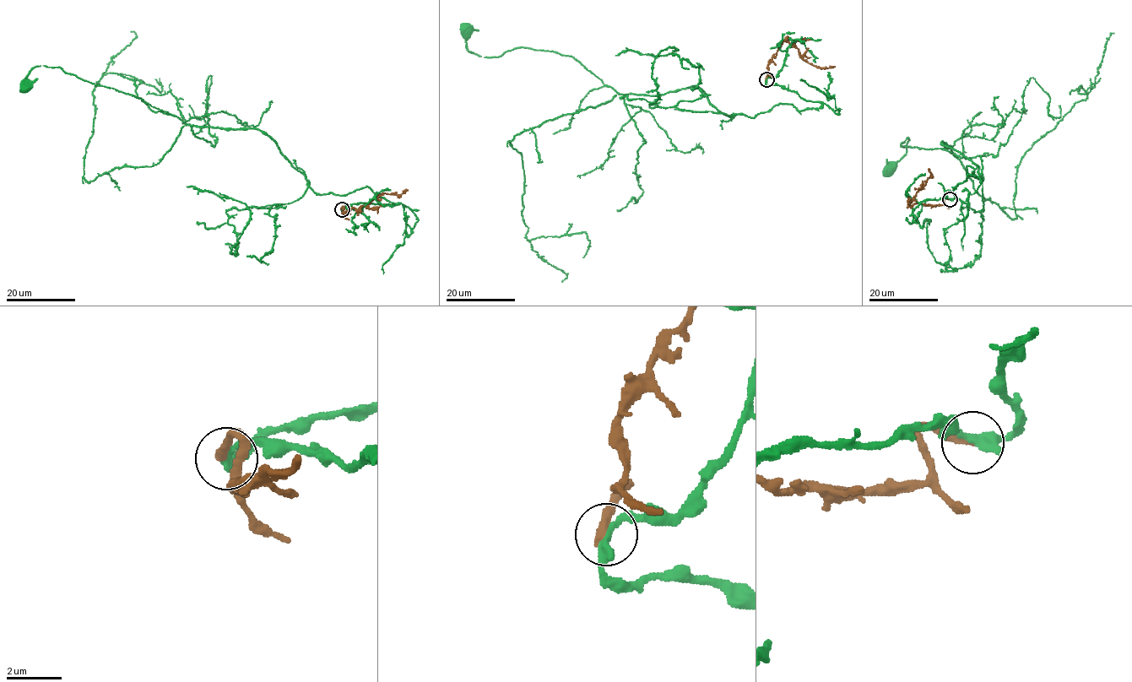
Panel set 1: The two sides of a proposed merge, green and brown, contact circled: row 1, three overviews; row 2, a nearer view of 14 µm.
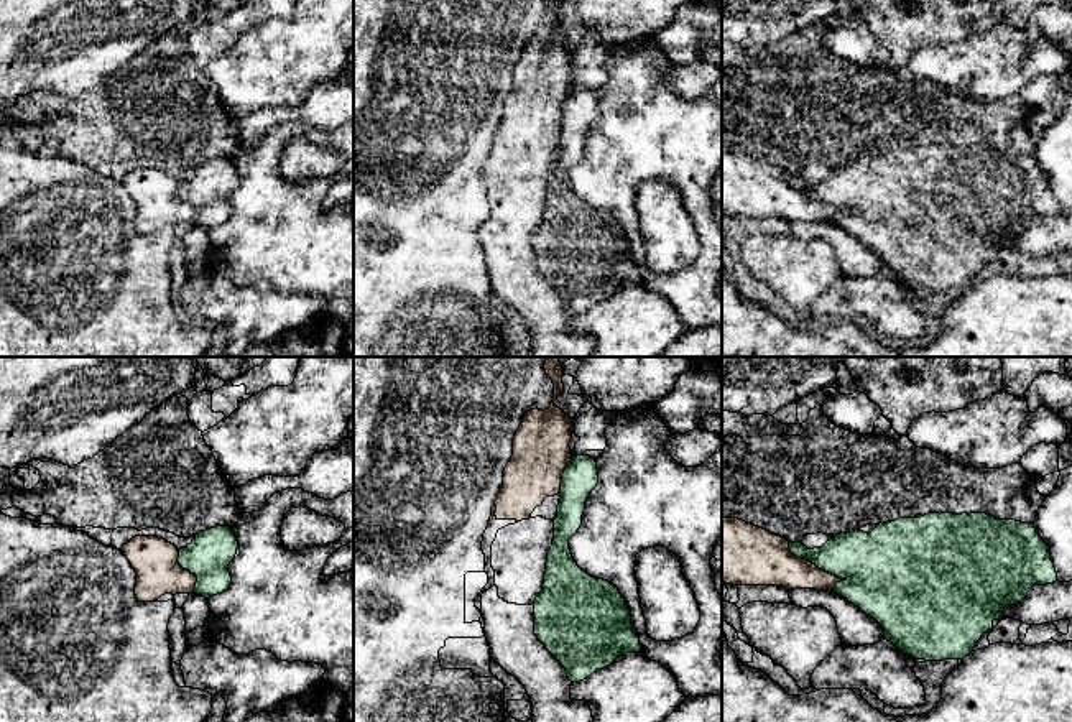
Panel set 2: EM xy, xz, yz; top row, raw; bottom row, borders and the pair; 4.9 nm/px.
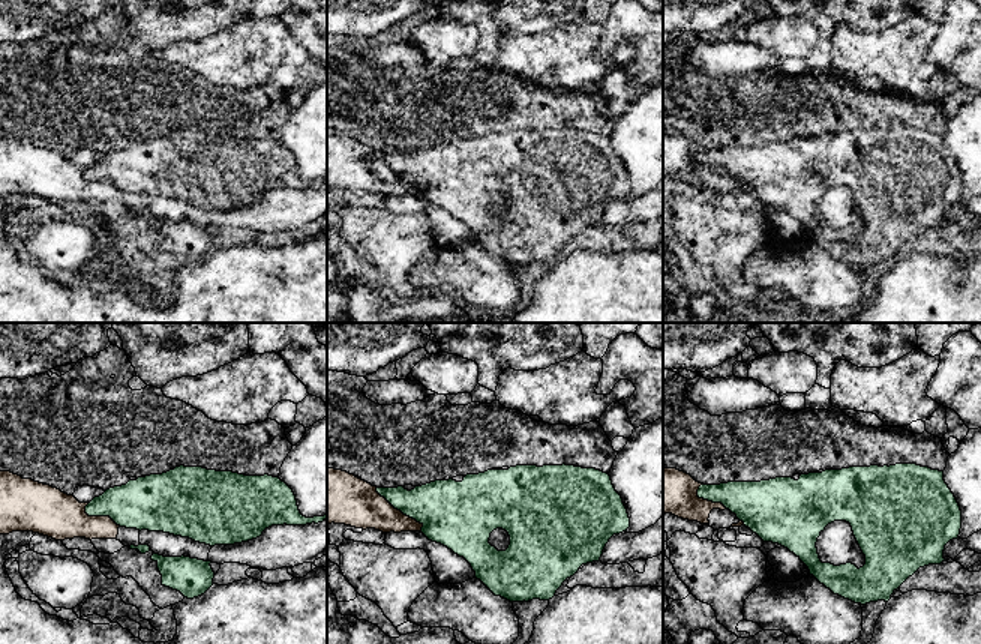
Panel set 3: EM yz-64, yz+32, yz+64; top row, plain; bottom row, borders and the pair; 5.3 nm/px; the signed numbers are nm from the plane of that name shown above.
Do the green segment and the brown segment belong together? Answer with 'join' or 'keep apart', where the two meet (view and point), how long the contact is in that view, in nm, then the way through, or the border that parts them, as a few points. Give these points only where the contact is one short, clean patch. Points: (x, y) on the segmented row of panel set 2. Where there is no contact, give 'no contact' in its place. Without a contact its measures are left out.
keep apart; meets green in yz at (816, 564); contact 340 nm long

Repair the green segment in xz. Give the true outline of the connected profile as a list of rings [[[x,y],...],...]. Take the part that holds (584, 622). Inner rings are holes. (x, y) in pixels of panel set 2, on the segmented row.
[[[577,456],[564,470],[557,518],[554,520],[554,543],[548,553],[543,590],[534,600],[534,635],[566,668],[572,683],[587,679],[626,653],[641,651],[630,609],[620,590],[608,581],[584,572],[569,549],[569,539],[582,525],[587,497],[597,484],[598,469],[594,457]]]

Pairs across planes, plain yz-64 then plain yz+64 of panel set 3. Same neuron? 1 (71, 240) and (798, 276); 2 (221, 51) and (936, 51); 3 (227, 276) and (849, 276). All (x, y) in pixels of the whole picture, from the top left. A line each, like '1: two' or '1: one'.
1: two
2: two
3: two

